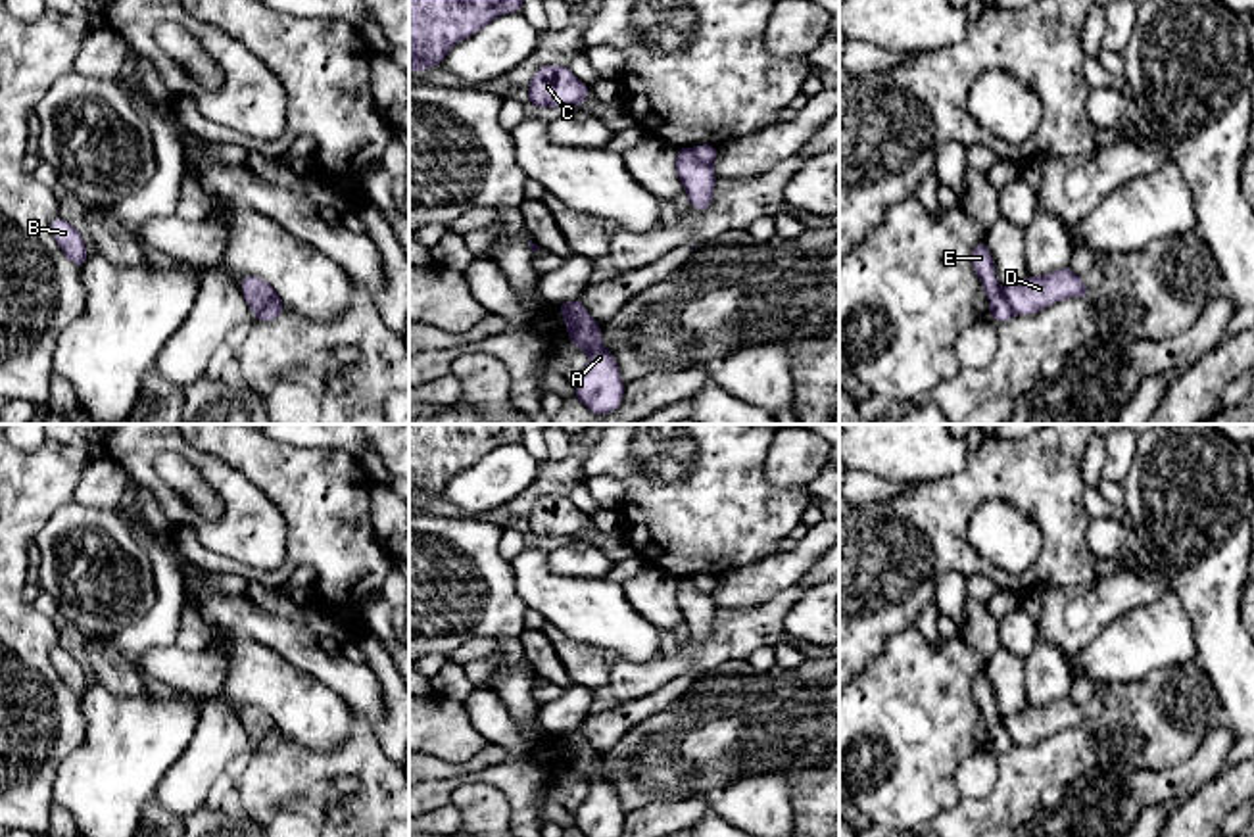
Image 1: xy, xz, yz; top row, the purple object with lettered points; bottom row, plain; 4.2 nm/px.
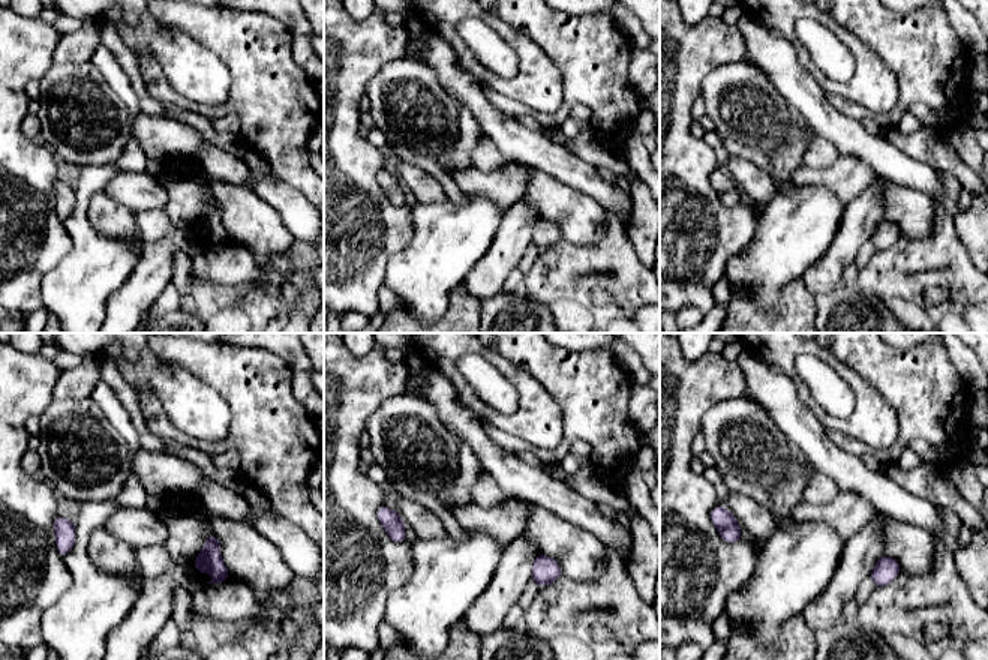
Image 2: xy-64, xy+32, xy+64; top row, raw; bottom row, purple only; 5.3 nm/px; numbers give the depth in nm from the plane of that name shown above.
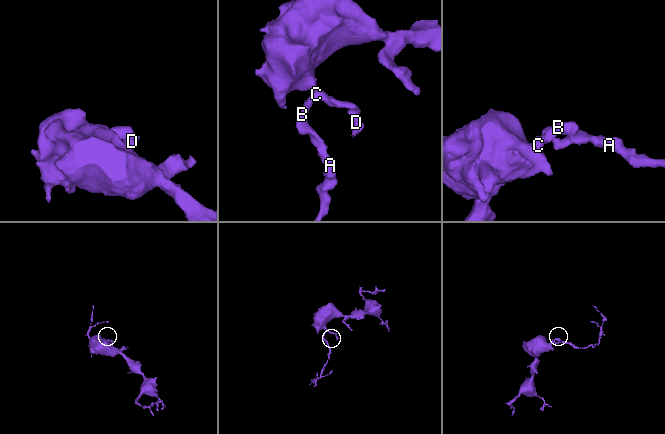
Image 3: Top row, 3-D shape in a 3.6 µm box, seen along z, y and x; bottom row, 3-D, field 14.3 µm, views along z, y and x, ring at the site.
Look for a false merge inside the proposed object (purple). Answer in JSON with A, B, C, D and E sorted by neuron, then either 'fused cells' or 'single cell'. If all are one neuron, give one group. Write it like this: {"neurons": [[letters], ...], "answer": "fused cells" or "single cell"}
{"neurons": [["A", "B", "C", "E"], ["D"]], "answer": "fused cells"}

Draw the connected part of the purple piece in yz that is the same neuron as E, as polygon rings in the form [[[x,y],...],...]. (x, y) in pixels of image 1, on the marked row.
[[[985,238],[974,248],[972,261],[976,275],[981,280],[985,294],[989,296],[989,313],[997,323],[1006,323],[1014,313],[995,280],[993,257],[989,253]]]

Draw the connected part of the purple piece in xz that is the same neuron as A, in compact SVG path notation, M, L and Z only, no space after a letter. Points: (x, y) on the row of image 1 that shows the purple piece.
M580 299L559 303L568 328L568 342L590 355L588 367L576 382L576 399L595 415L609 415L622 403L624 382L616 359L601 346L599 323Z

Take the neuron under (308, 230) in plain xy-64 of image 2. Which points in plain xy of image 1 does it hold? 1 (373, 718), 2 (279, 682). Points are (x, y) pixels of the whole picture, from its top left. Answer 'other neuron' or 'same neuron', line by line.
1: same neuron
2: other neuron

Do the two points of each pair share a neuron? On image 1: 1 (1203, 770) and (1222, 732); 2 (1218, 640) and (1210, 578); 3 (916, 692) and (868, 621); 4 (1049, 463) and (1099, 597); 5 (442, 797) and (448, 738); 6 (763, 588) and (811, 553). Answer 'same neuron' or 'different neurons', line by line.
1: same neuron
2: same neuron
3: different neurons
4: different neurons
5: different neurons
6: same neuron

